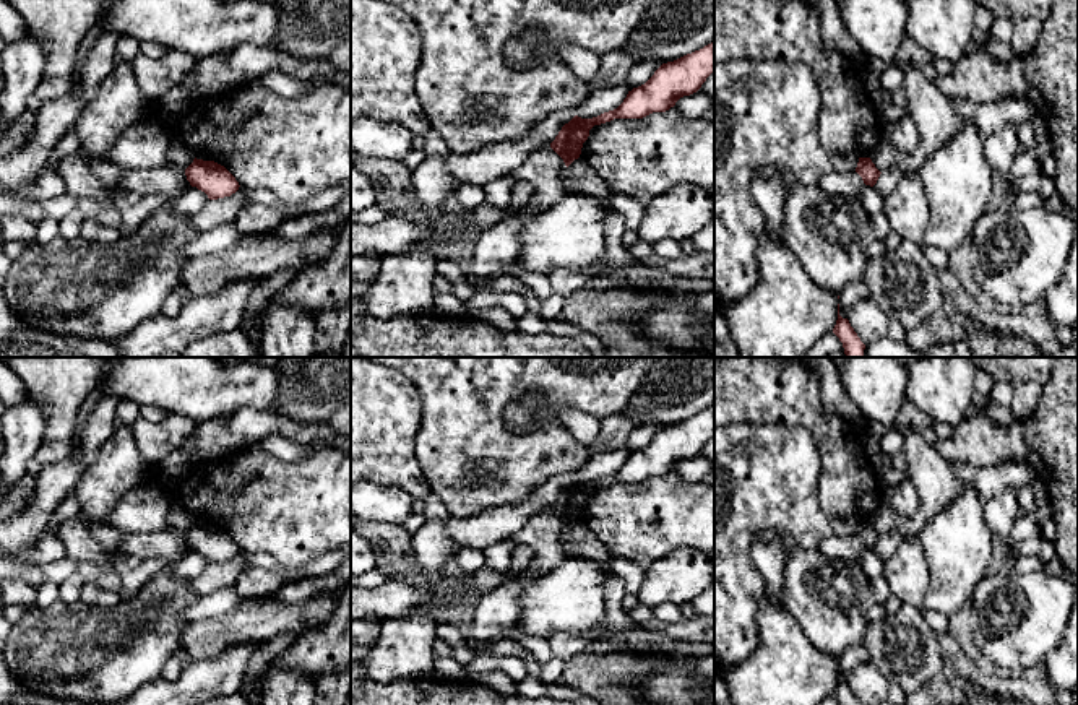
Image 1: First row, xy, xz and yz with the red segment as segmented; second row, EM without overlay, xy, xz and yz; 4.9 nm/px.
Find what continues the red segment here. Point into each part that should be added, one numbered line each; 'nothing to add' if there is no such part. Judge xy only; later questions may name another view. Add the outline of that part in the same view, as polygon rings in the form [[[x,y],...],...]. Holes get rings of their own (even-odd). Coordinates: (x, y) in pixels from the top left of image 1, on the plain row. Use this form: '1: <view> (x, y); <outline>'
nothing to add

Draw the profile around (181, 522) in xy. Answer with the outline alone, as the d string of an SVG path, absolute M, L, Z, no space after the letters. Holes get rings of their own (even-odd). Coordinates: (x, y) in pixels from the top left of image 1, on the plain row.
M174 502L169 512L169 526L167 530L183 534L193 526L195 520L187 513L187 510Z

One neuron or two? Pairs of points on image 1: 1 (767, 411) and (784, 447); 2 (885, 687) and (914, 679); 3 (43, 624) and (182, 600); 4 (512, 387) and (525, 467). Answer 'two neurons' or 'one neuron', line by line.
1: two neurons
2: two neurons
3: one neuron
4: one neuron

